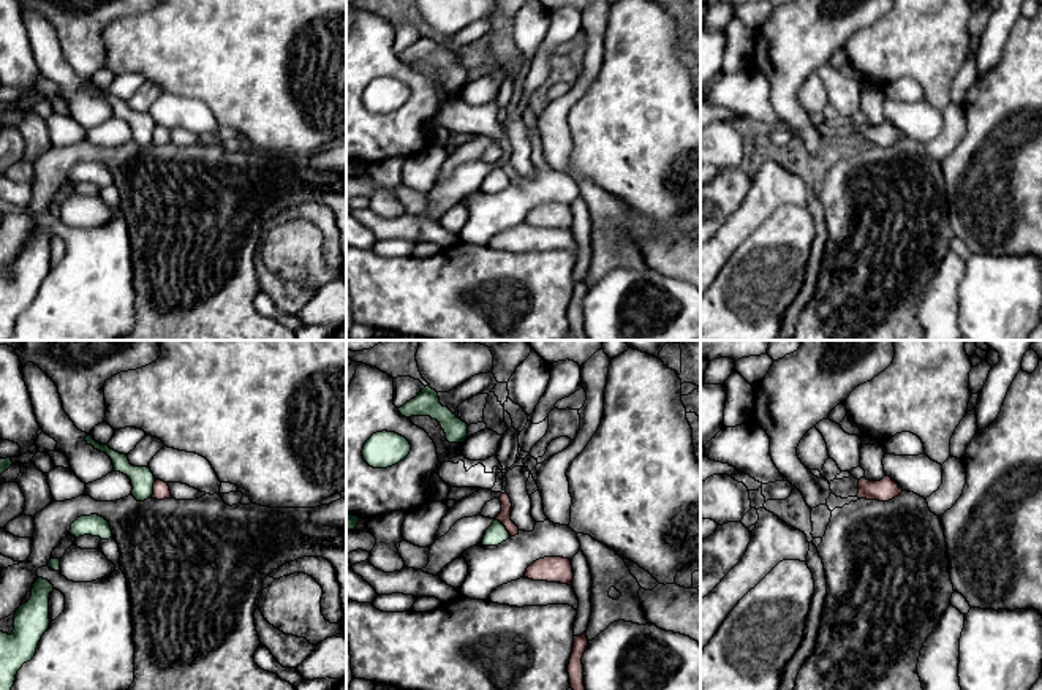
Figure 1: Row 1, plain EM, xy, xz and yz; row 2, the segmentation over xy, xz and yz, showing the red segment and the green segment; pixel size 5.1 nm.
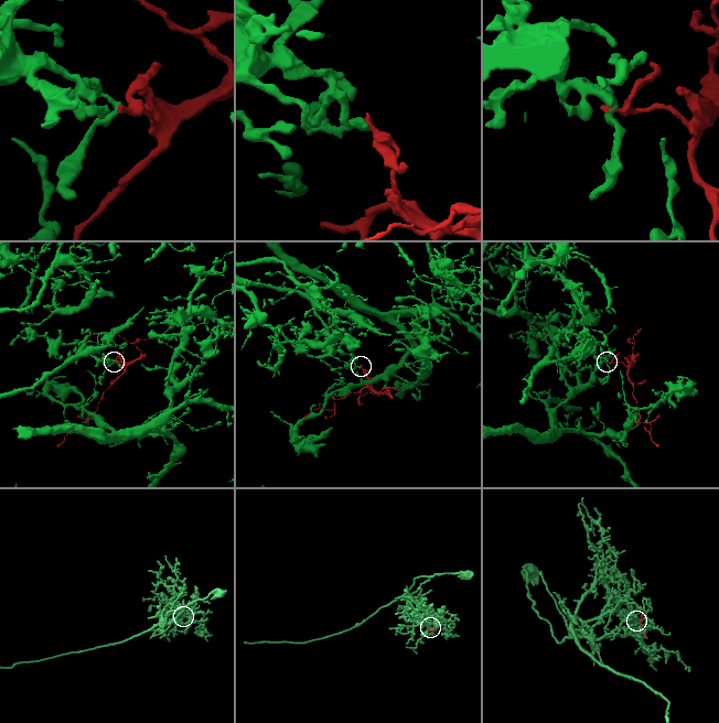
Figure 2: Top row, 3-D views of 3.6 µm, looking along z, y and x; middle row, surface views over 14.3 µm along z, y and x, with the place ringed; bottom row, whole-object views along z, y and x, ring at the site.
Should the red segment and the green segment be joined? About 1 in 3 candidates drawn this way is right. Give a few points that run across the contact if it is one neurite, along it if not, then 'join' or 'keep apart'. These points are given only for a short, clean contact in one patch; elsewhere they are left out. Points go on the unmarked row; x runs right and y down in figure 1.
line xy (155, 125), (151, 143); keep apart

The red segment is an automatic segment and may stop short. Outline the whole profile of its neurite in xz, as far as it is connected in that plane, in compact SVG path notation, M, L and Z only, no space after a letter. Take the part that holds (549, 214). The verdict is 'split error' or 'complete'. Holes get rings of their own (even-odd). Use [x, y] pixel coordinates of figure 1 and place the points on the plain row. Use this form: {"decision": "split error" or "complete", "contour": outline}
{"decision": "complete", "contour": "M544 203L527 214L525 223L572 231L574 218L569 204Z"}

